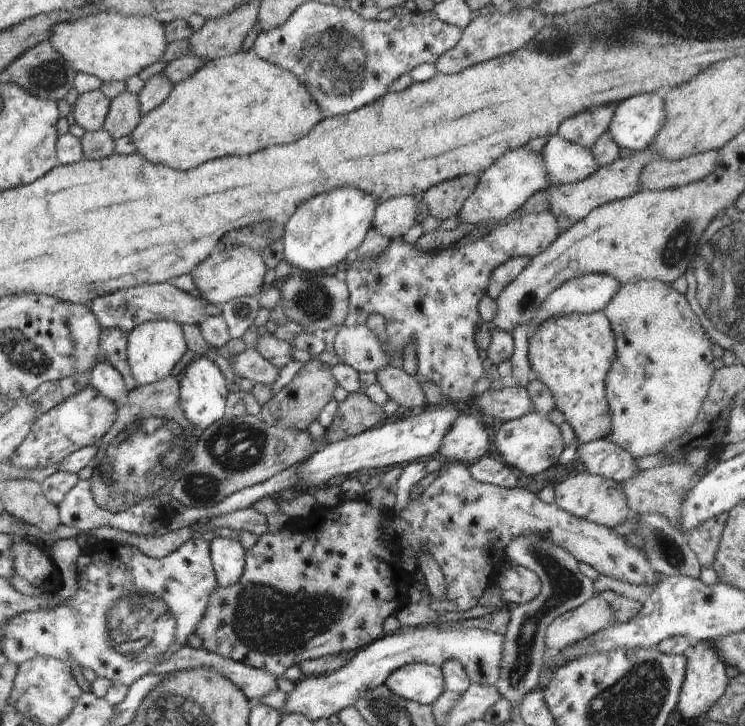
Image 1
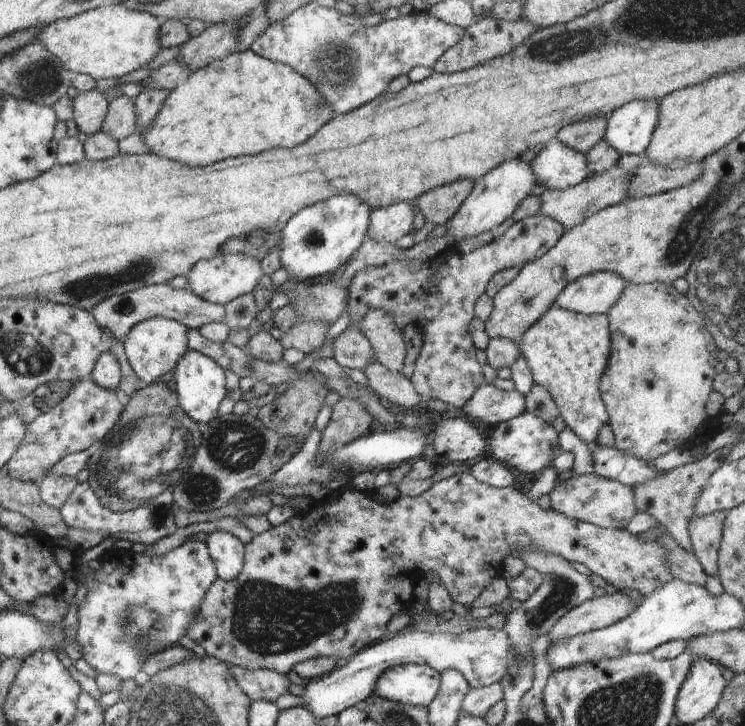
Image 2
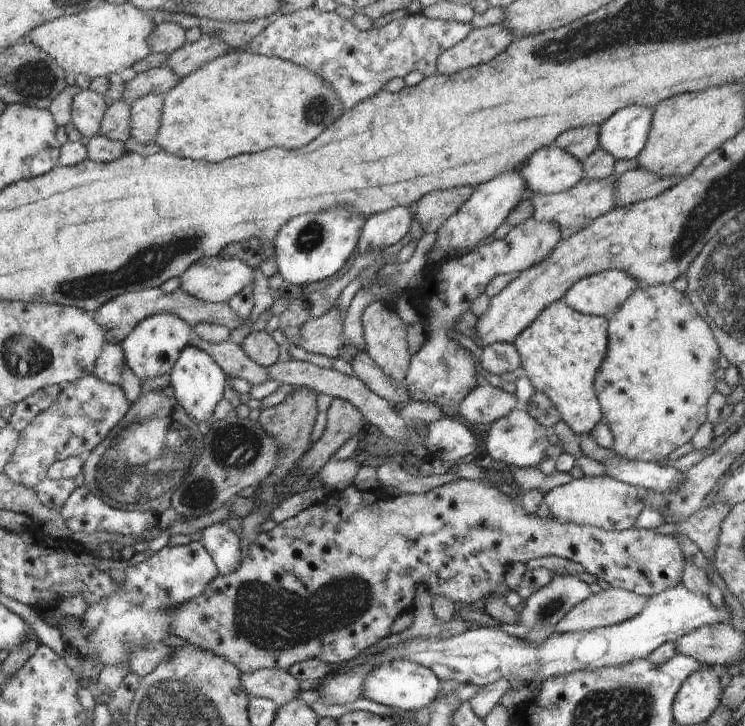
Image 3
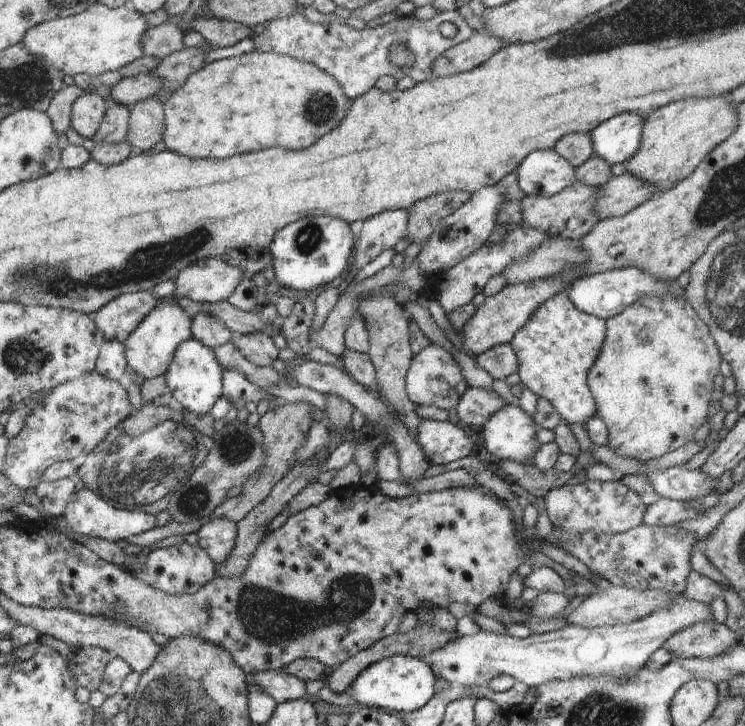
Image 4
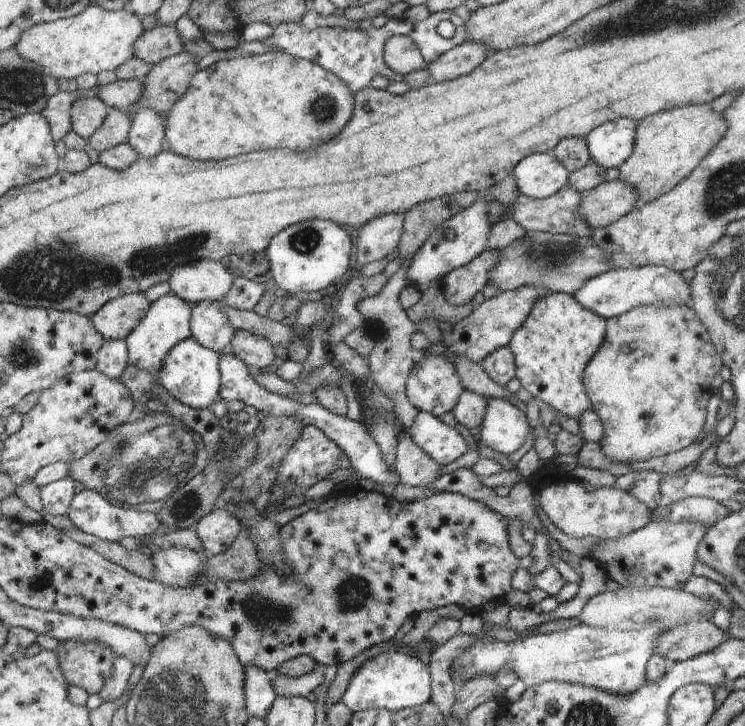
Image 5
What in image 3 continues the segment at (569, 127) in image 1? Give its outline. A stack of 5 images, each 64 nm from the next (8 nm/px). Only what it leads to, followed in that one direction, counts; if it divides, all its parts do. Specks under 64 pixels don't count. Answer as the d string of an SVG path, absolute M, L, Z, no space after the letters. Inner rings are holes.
M589 126L589 128L579 128L579 130L559 134L553 144L565 150L567 154L571 154L575 160L583 162L599 148L597 136L599 136L599 126Z

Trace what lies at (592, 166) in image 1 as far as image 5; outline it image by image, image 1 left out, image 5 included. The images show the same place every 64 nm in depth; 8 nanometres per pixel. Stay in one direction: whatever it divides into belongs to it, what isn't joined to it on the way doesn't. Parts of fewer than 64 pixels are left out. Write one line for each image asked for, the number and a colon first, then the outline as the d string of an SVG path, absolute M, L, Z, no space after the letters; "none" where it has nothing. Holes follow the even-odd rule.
2: M557 138L529 156L529 164L535 176L535 184L553 192L573 188L587 176L591 176L587 158L561 144Z
3: M555 144L531 154L519 170L527 192L535 192L537 196L561 194L585 178L581 162Z
4: M555 150L531 152L515 170L525 196L549 198L575 182L575 168Z
5: M551 152L531 154L511 170L511 178L521 196L543 200L567 186L569 170Z

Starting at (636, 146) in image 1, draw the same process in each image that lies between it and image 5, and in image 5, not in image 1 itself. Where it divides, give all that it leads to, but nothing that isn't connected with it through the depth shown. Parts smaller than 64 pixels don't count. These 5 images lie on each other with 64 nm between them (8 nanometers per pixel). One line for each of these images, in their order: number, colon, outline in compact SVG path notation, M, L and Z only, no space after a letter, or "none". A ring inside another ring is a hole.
2: M629 102L605 120L603 140L621 154L643 156L657 124L657 102Z
3: M627 106L617 110L599 126L599 148L617 160L635 160L643 150L651 128L653 110L643 106Z
4: M619 114L595 130L591 130L593 156L601 158L605 164L625 164L637 150L643 132L643 116Z
5: M627 118L593 128L585 136L591 162L603 166L605 170L619 168L623 162L627 162L635 144L635 128L637 122Z

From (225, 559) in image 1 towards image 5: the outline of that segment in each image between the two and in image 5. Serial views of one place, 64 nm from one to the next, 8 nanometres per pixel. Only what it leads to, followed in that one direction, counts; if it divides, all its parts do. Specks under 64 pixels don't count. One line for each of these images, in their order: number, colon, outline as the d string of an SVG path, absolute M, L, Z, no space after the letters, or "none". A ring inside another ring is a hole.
2: M213 530L205 546L209 550L209 556L213 560L213 566L217 570L219 580L233 580L239 576L243 568L243 558L245 558L245 544L241 544L235 536L223 530Z
3: M215 524L201 530L199 544L211 556L213 564L219 570L219 576L227 576L235 572L235 568L241 562L239 536L235 536L235 532L231 532L227 524Z
4: M209 520L203 522L197 530L199 548L203 548L215 564L221 564L235 546L237 524L233 520Z
5: M215 506L193 526L193 530L201 540L205 554L215 556L231 546L231 542L239 536L241 526L229 510L225 510L223 506Z

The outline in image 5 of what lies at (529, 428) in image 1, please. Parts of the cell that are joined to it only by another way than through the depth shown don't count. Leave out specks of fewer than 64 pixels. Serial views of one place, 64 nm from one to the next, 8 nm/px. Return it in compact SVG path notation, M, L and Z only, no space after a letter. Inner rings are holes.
M485 398L485 414L479 424L479 444L493 448L497 454L507 458L511 452L521 448L529 428L527 416L511 402Z

